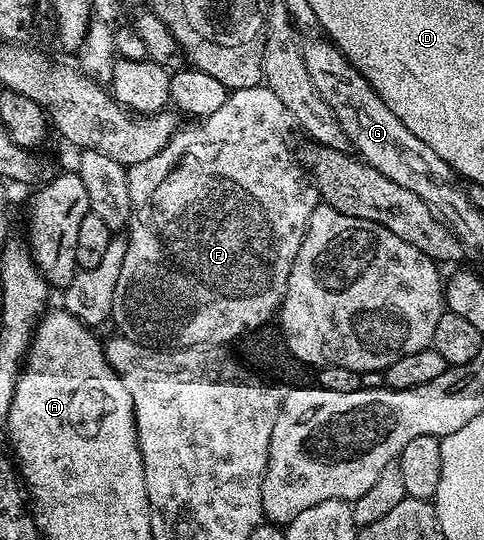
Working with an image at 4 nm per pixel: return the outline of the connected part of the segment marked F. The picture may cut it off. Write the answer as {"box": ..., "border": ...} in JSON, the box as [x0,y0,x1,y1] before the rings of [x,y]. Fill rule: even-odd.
{"box":[111,85,319,349],"border":[[[264,85],[229,91],[227,101],[211,117],[194,122],[194,127],[182,126],[173,132],[169,143],[155,153],[147,161],[143,161],[135,171],[135,203],[133,213],[127,224],[127,255],[123,258],[118,285],[115,287],[111,323],[118,327],[120,334],[136,343],[144,343],[147,347],[172,349],[175,347],[199,347],[202,345],[229,345],[232,339],[240,340],[246,333],[257,330],[268,324],[269,319],[278,314],[281,298],[287,289],[287,277],[291,273],[291,265],[299,253],[299,245],[305,236],[307,221],[311,213],[319,205],[317,188],[307,178],[307,172],[299,162],[299,155],[293,152],[289,144],[289,130],[295,124],[289,118],[287,109],[283,109],[283,101],[271,93]]]}

